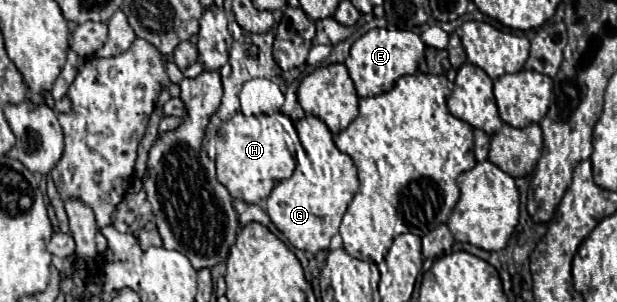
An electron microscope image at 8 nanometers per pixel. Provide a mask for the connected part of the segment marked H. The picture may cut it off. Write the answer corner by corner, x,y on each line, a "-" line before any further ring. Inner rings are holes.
236,115
234,119
226,121
222,125
222,129
218,131
218,153
216,153
216,171
218,171
218,181
230,191
232,197
242,199
246,203
258,203
262,199
266,199
270,195
270,191
274,189
276,183
288,179
294,173
296,161
292,157
292,153
286,147
284,141
284,129
282,125
270,117
270,115
262,115
262,117
252,117
246,119
244,115

